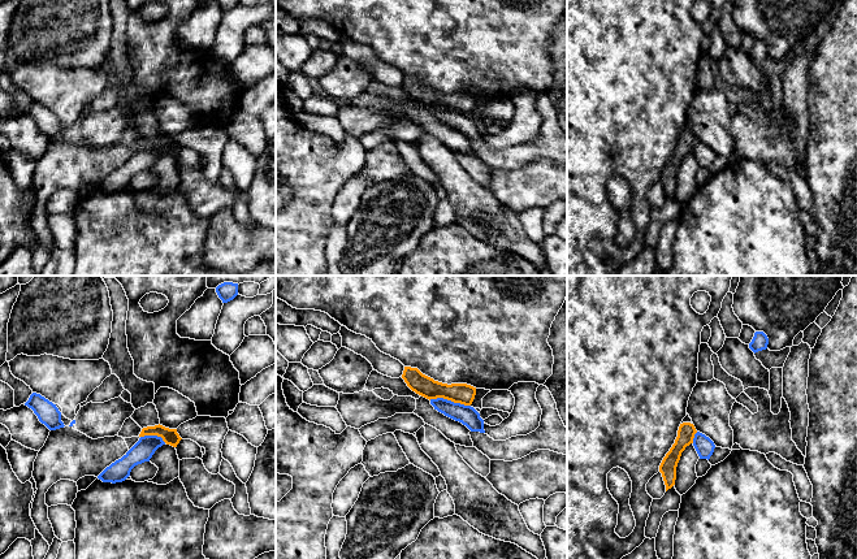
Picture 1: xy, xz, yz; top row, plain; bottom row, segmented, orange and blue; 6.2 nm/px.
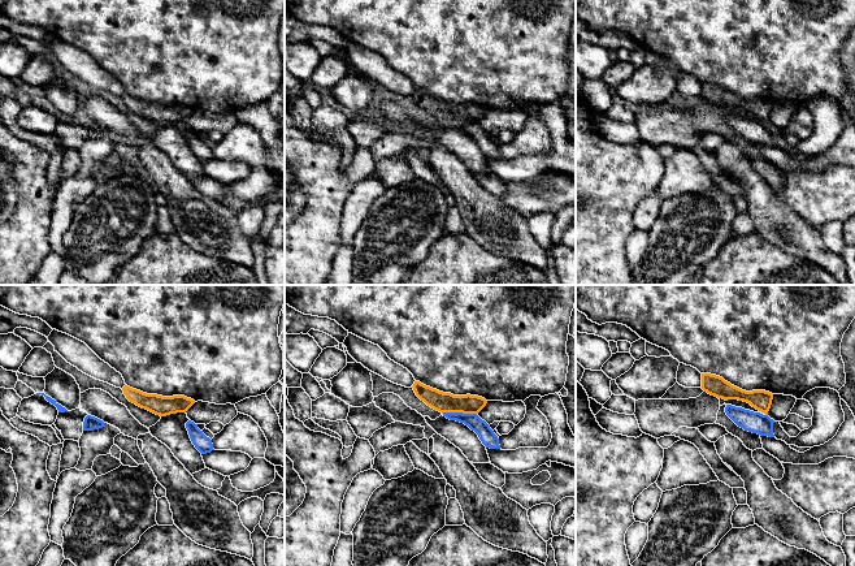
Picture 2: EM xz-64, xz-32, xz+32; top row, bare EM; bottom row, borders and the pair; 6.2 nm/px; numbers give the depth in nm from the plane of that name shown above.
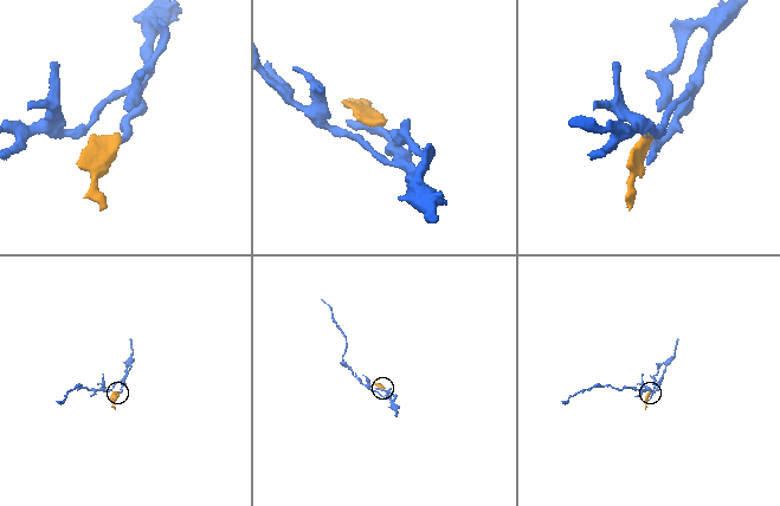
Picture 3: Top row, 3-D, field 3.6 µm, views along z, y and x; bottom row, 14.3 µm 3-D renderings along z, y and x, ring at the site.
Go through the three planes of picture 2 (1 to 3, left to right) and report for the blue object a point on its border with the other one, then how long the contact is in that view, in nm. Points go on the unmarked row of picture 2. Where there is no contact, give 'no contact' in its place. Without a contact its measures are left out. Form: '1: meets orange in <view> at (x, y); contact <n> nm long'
1: no contact
2: meets orange in xz-32 at (459, 120); contact 220 nm long
3: no contact

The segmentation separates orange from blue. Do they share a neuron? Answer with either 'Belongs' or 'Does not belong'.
Does not belong

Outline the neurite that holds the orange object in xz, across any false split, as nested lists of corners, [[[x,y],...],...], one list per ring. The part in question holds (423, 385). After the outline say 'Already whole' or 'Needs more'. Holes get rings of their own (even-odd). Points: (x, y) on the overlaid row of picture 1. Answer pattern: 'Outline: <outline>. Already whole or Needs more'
Outline: [[[404,367],[402,378],[412,391],[429,400],[443,398],[454,403],[471,406],[476,395],[476,387],[471,385],[442,384],[423,374],[417,368]]]. Already whole

